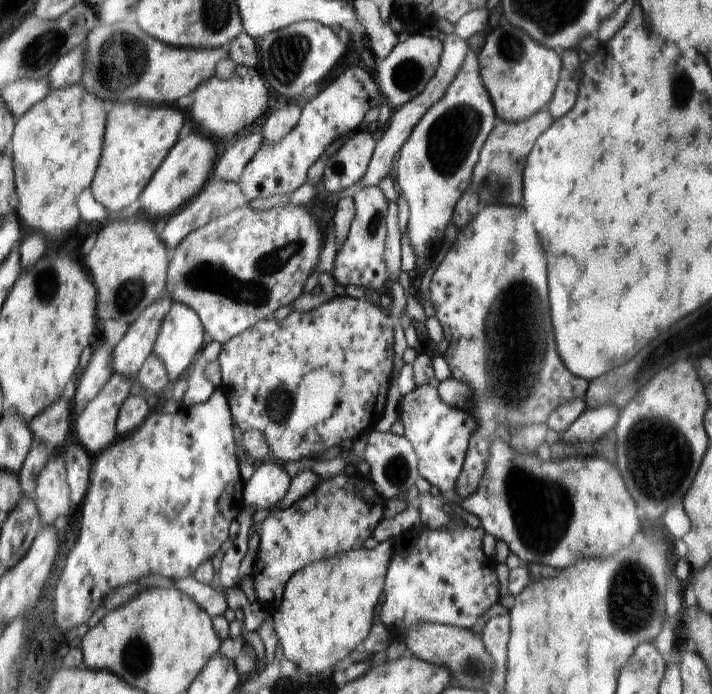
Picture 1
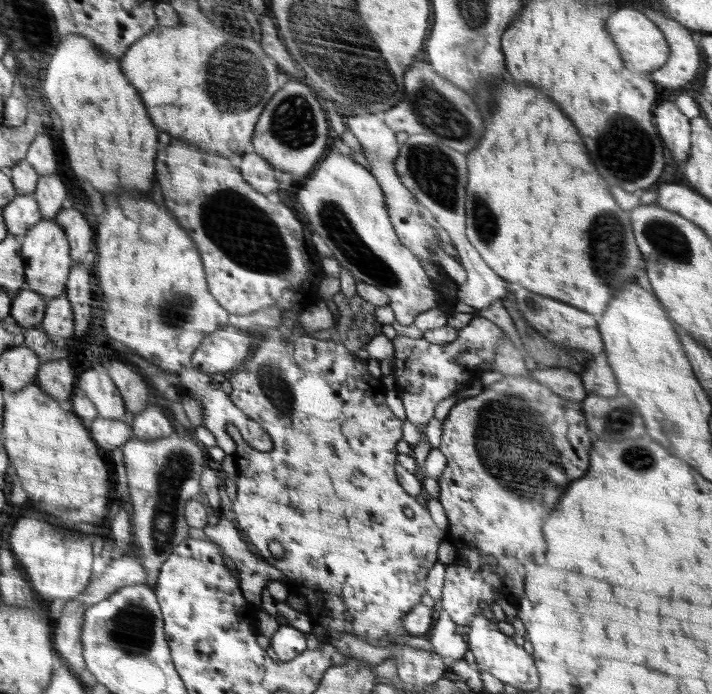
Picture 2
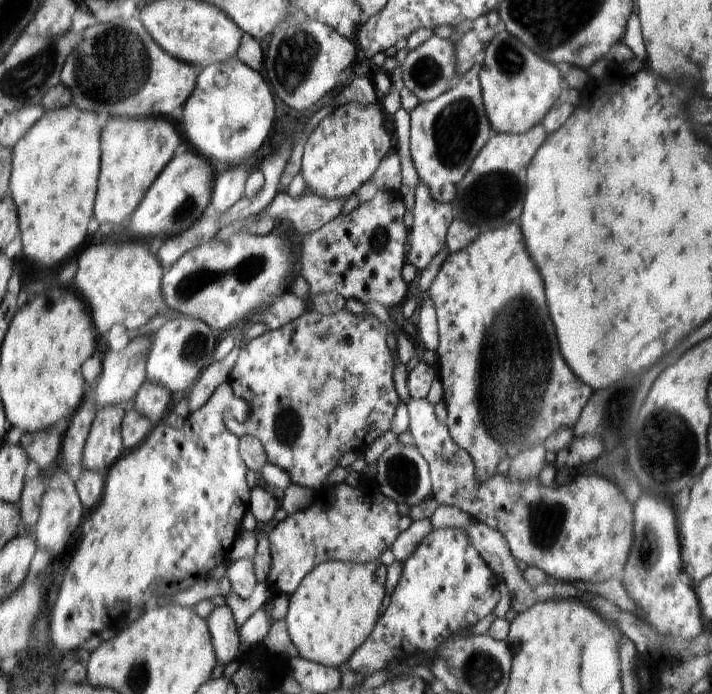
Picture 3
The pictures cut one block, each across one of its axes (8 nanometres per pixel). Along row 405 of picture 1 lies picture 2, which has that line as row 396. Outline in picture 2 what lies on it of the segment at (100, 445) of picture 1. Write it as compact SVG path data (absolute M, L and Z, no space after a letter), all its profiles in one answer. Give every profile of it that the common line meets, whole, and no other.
M96 364L90 368L82 380L80 386L86 391L90 400L94 403L98 416L112 419L123 419L126 414L126 405L122 400L122 394L112 384L112 378L108 376L108 370Z

